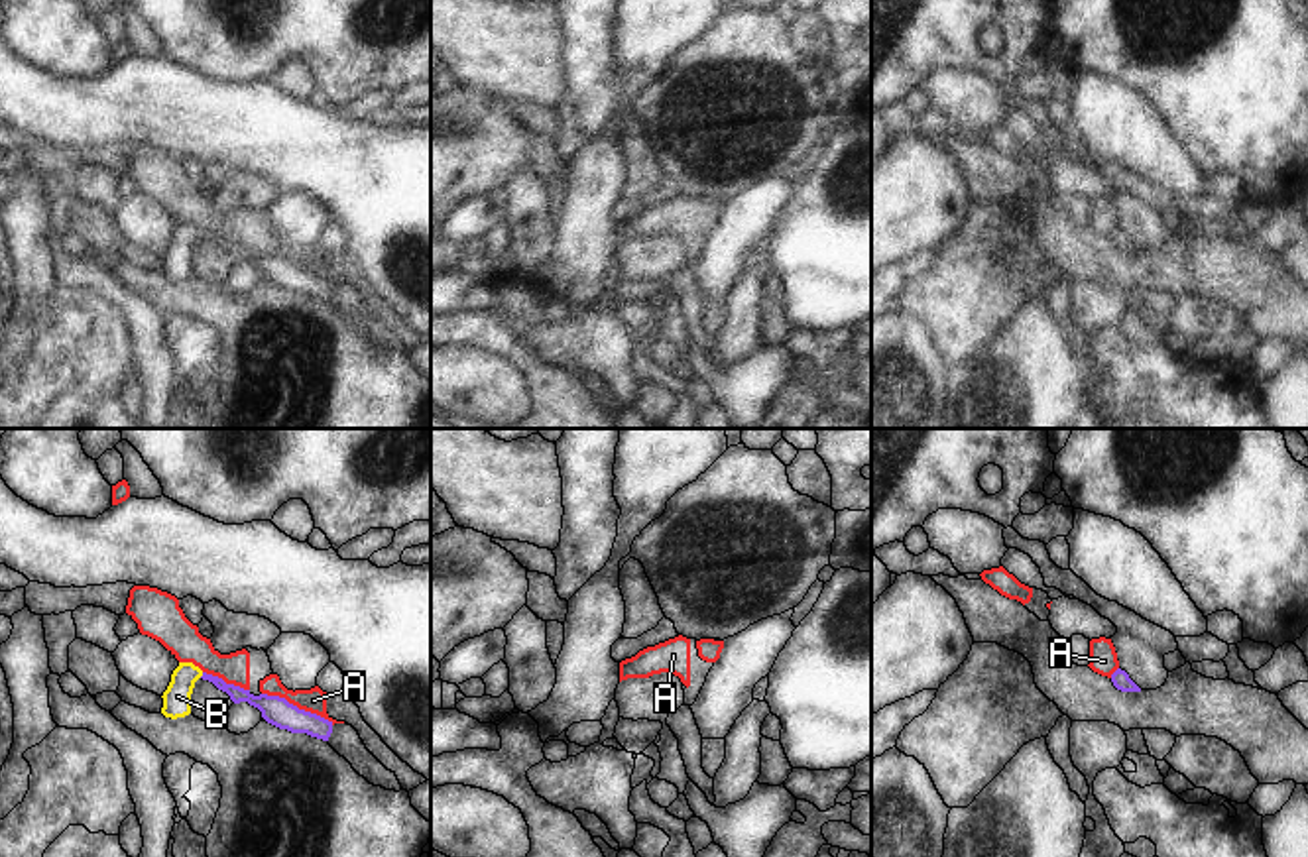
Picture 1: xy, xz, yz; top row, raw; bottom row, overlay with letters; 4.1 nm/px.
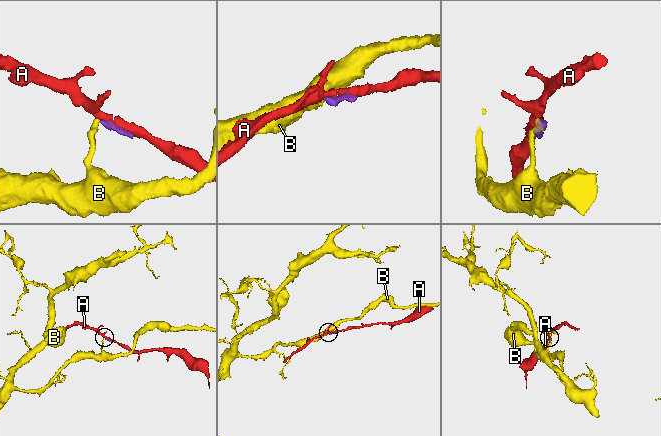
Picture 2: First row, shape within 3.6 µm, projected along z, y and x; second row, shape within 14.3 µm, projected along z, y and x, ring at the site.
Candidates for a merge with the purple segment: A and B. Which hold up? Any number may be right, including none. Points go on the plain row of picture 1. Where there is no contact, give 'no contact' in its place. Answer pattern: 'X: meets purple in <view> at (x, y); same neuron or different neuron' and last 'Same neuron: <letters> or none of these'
A: meets purple in xy at (296, 266); different neuron
B: meets purple in xy at (203, 234); same neuron
Same neuron: B

